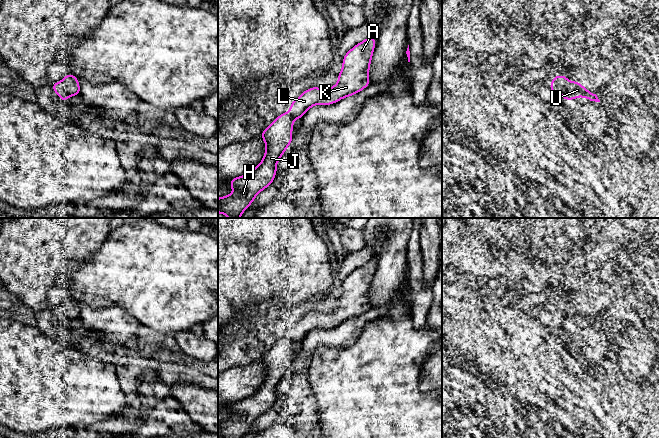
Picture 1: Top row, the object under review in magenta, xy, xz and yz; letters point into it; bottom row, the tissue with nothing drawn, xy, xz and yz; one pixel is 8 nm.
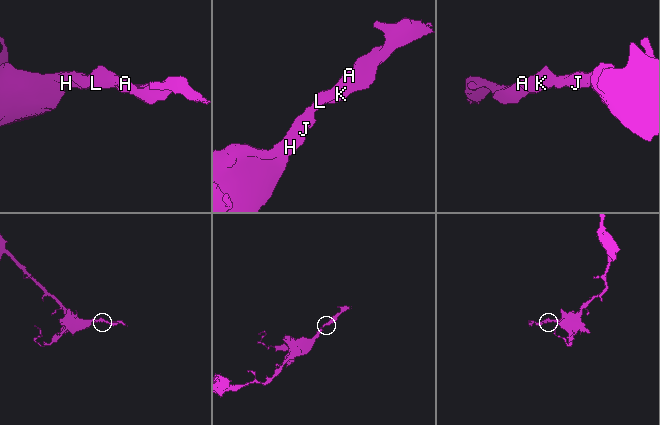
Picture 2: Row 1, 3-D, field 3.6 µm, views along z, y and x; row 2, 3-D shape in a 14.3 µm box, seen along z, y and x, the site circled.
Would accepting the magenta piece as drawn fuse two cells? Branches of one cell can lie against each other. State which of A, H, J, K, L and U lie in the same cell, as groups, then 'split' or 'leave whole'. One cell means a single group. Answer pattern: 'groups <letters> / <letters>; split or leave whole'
groups A H J K L U; leave whole

